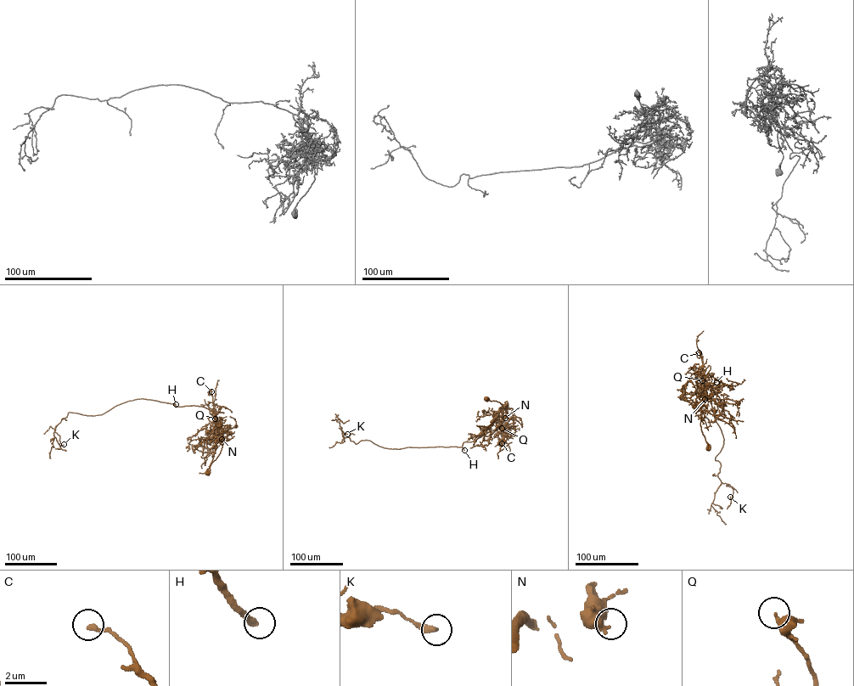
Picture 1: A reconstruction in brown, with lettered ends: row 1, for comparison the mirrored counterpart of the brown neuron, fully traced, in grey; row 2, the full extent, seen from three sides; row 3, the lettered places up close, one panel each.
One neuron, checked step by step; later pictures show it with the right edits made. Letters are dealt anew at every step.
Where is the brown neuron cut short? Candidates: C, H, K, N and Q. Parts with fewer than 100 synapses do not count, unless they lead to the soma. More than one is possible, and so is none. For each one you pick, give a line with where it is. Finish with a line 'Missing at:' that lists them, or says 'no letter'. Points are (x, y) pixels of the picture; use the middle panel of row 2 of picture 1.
H: Place: (464, 450)
Missing at: H

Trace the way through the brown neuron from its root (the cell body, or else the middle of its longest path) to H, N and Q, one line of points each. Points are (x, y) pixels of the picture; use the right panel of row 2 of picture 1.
H: (708, 448), (700, 424), (701, 401), (705, 394), (698, 386), (695, 378), (707, 382), (709, 387), (716, 382)
N: (708, 448), (700, 424), (701, 401), (704, 397), (705, 399)
Q: (708, 448), (700, 425), (701, 401), (706, 396), (707, 385), (705, 385), (702, 380)

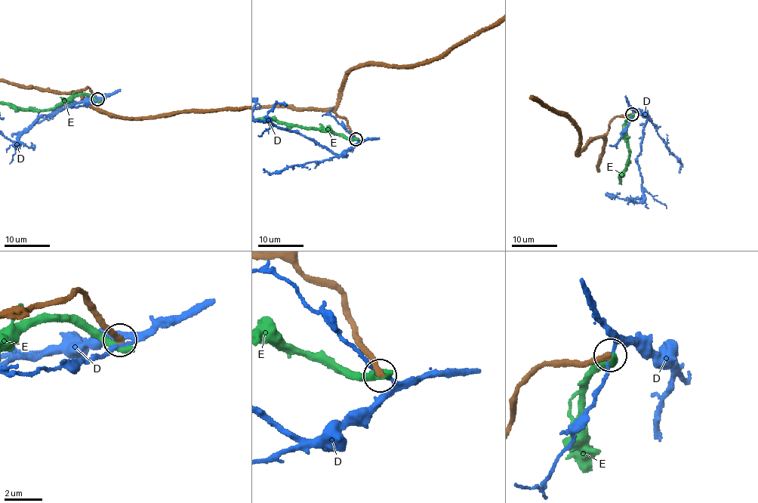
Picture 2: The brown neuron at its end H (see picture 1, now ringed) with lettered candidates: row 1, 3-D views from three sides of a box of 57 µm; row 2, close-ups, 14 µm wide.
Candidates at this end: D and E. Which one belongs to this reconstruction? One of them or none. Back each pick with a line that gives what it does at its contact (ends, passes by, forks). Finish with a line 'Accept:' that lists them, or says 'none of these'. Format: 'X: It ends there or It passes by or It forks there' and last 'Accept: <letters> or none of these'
Accept: none of these

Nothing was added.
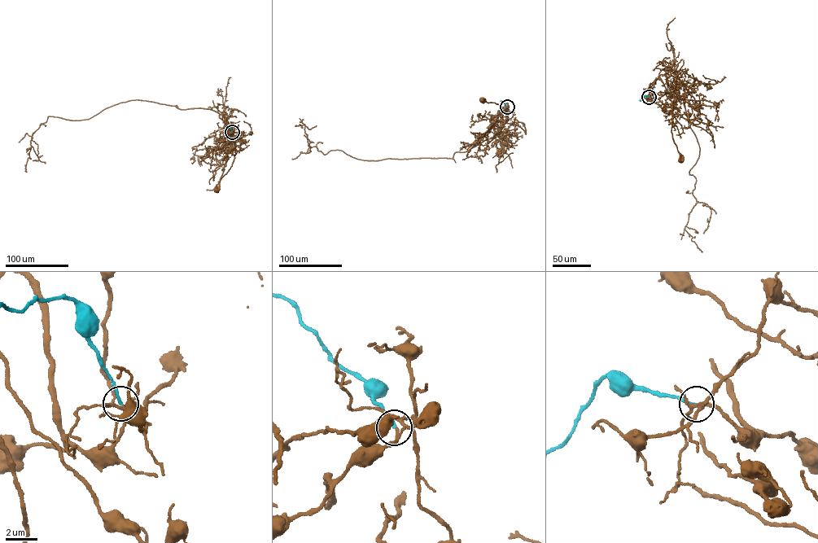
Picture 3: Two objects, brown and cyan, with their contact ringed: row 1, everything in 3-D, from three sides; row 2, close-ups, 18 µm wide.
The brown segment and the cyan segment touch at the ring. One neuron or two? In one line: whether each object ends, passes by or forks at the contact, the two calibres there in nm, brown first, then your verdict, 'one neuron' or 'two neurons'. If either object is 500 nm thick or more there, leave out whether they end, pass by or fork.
brown forks | cyan ends | 180/180 nm | one neuron

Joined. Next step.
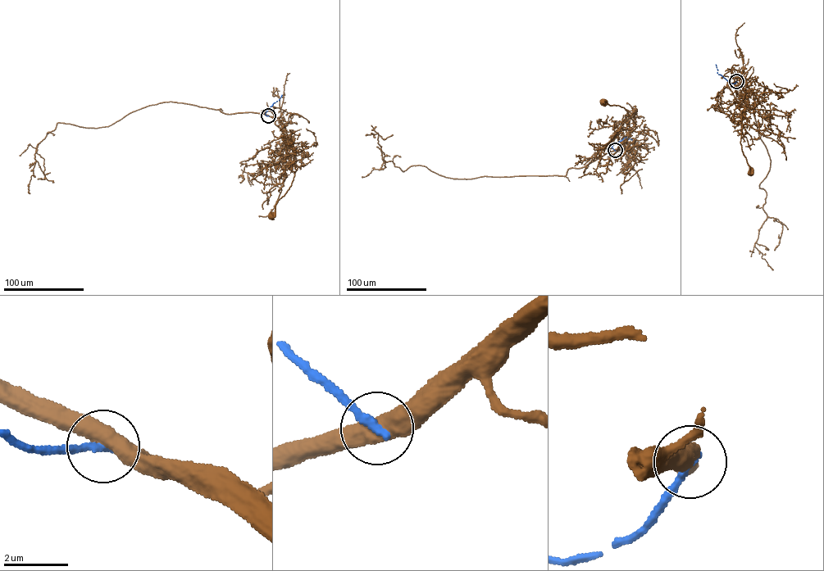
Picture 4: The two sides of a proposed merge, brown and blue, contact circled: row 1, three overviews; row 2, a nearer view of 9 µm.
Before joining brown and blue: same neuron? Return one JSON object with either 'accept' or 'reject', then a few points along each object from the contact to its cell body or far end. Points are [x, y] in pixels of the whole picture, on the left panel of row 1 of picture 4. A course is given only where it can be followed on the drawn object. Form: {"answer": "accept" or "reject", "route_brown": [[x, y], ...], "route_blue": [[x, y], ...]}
{"answer": "reject", "route_brown": [[268, 115], [275, 120], [275, 124], [284, 136], [286, 157], [297, 166], [291, 186], [279, 199], [270, 215]], "route_blue": [[268, 115], [265, 113], [282, 95]]}

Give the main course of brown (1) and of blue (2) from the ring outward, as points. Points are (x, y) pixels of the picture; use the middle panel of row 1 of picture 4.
1: (615, 150), (627, 139), (628, 133), (635, 124), (624, 108), (601, 102)
2: (615, 150), (612, 146), (624, 138), (632, 139)

